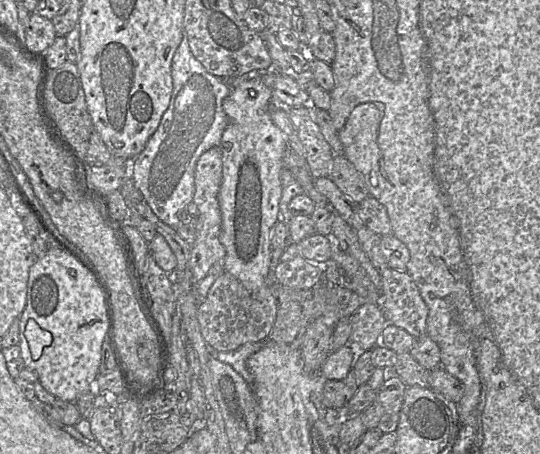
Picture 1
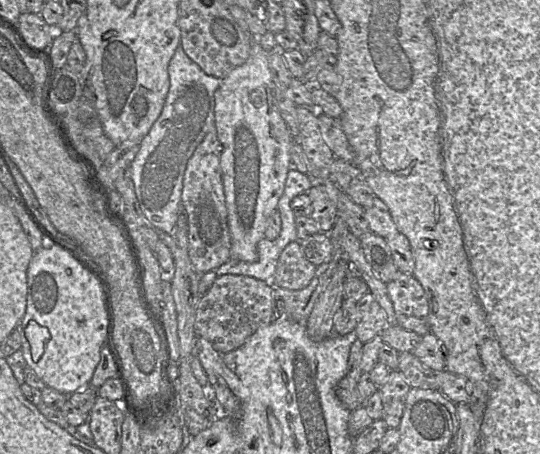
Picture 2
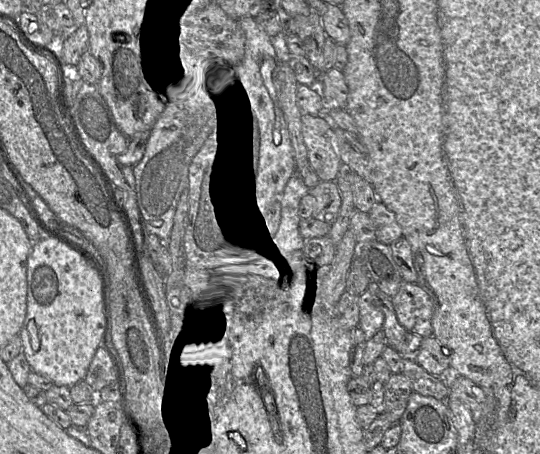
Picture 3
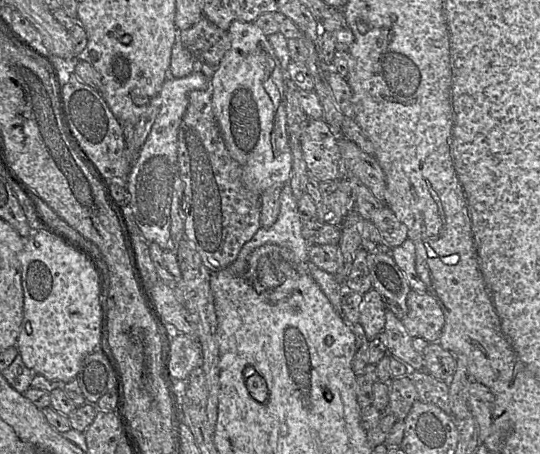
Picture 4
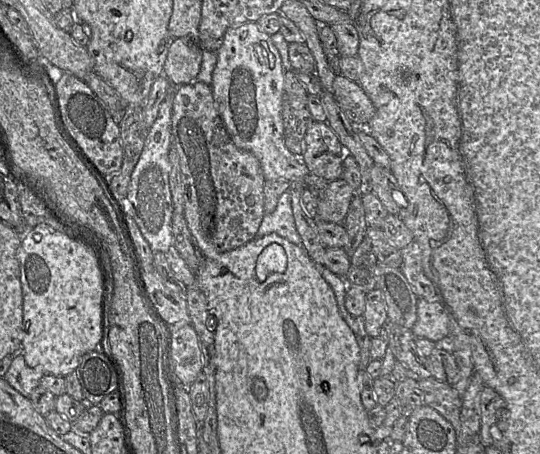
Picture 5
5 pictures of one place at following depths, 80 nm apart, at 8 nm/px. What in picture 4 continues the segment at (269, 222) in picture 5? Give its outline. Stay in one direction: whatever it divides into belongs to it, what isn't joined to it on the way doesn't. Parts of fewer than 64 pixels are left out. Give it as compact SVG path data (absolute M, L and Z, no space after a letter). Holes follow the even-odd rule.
M289 183L280 195L280 211L276 222L269 228L260 227L253 238L241 249L237 259L226 269L234 275L242 276L247 270L250 254L265 244L277 245L290 250L293 265L307 263L309 244L302 235L302 220L299 216L298 201Z

